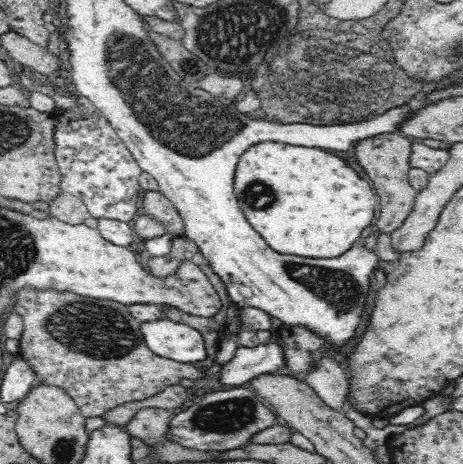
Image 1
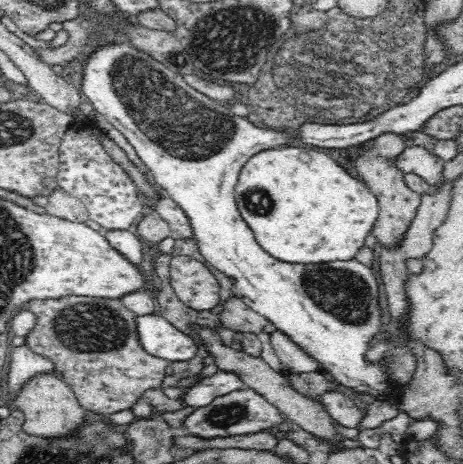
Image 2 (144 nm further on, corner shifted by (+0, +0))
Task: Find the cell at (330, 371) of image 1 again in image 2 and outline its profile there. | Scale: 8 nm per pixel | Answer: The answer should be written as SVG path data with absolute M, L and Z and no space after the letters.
M328 388L322 394L320 402L346 428L360 428L360 420L364 418L364 414L360 412L360 404L354 398L354 394L340 392L338 388Z

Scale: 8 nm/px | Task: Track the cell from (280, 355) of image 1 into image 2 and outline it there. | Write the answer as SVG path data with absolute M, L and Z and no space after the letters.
M220 370L212 374L210 378L204 378L198 386L188 390L188 394L182 392L182 398L186 400L186 406L190 408L204 408L212 404L216 398L236 390L244 390L244 388L246 388L246 382L242 380L242 374Z

